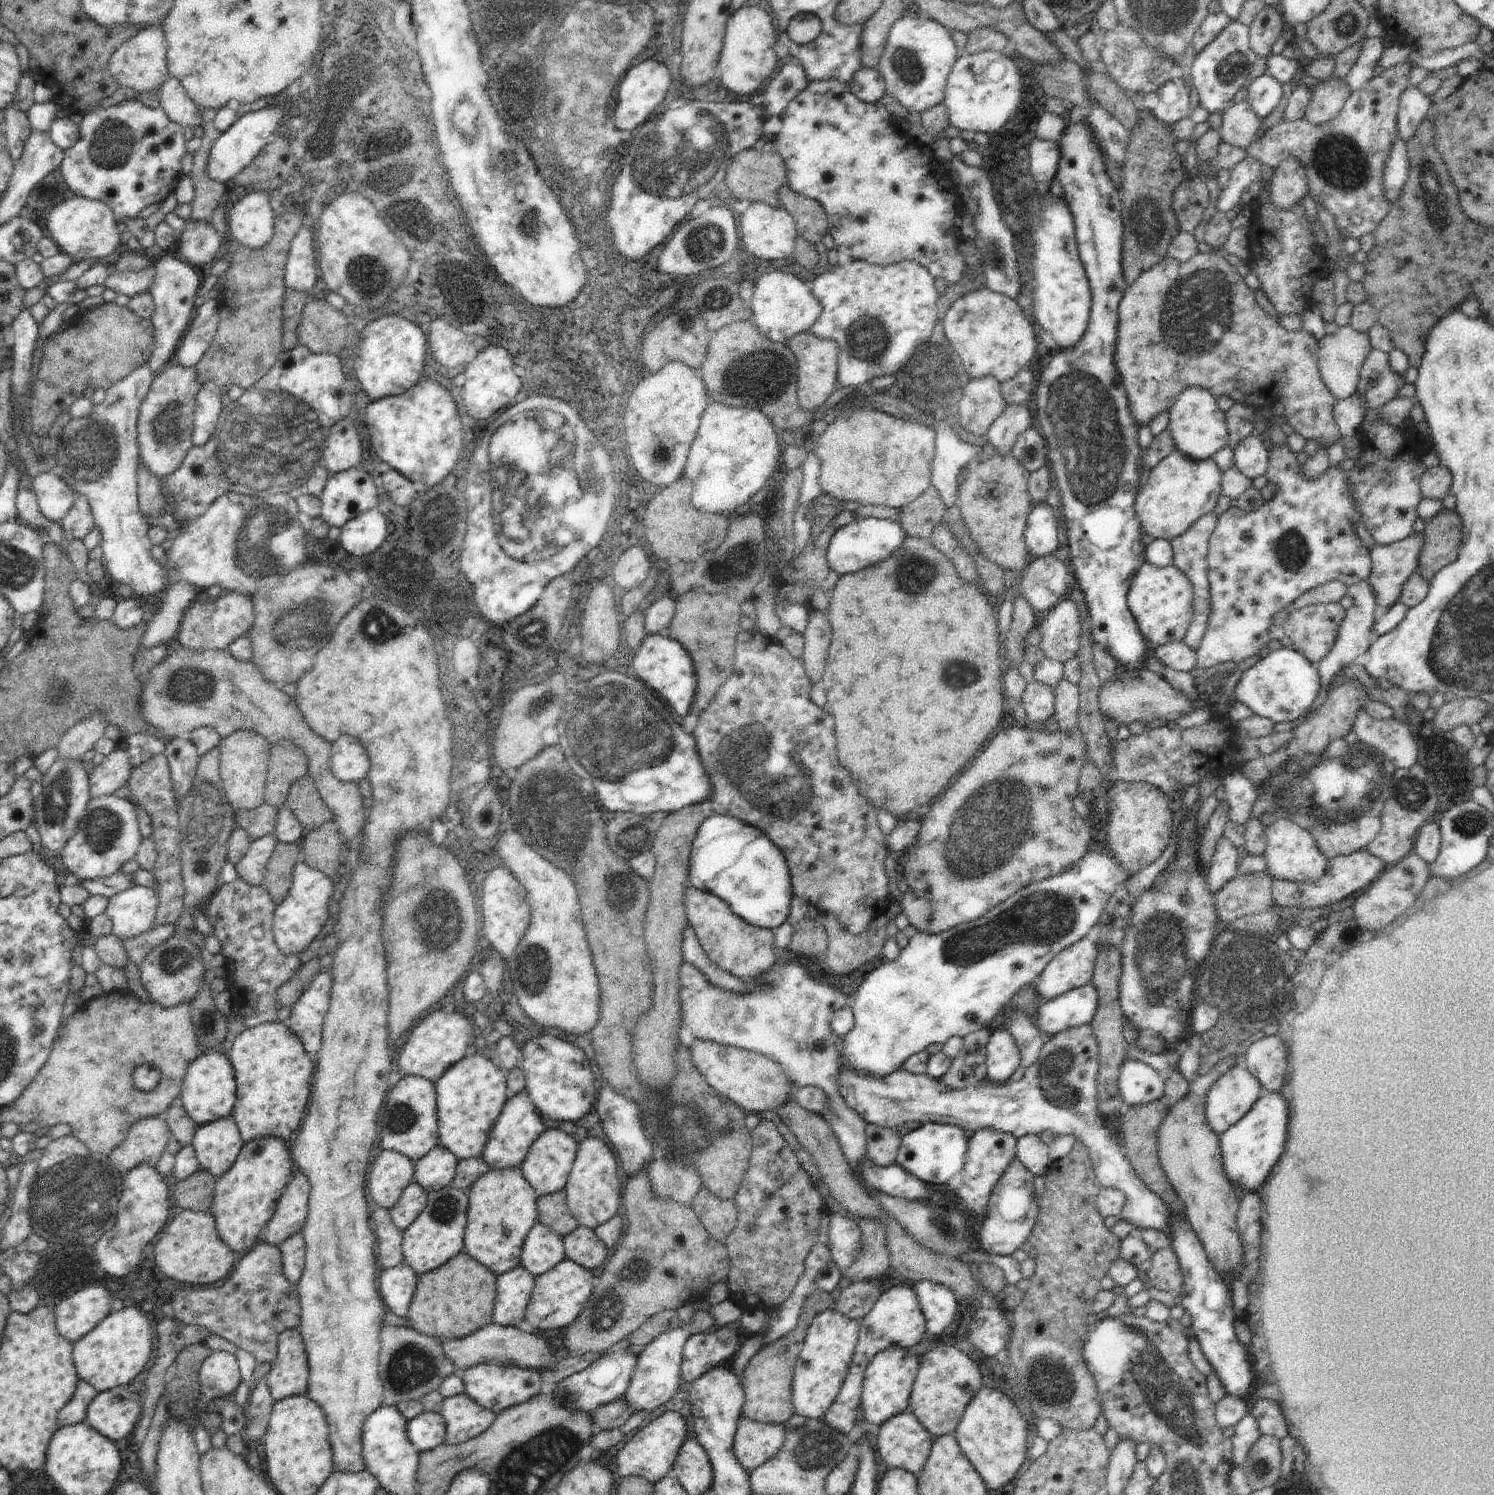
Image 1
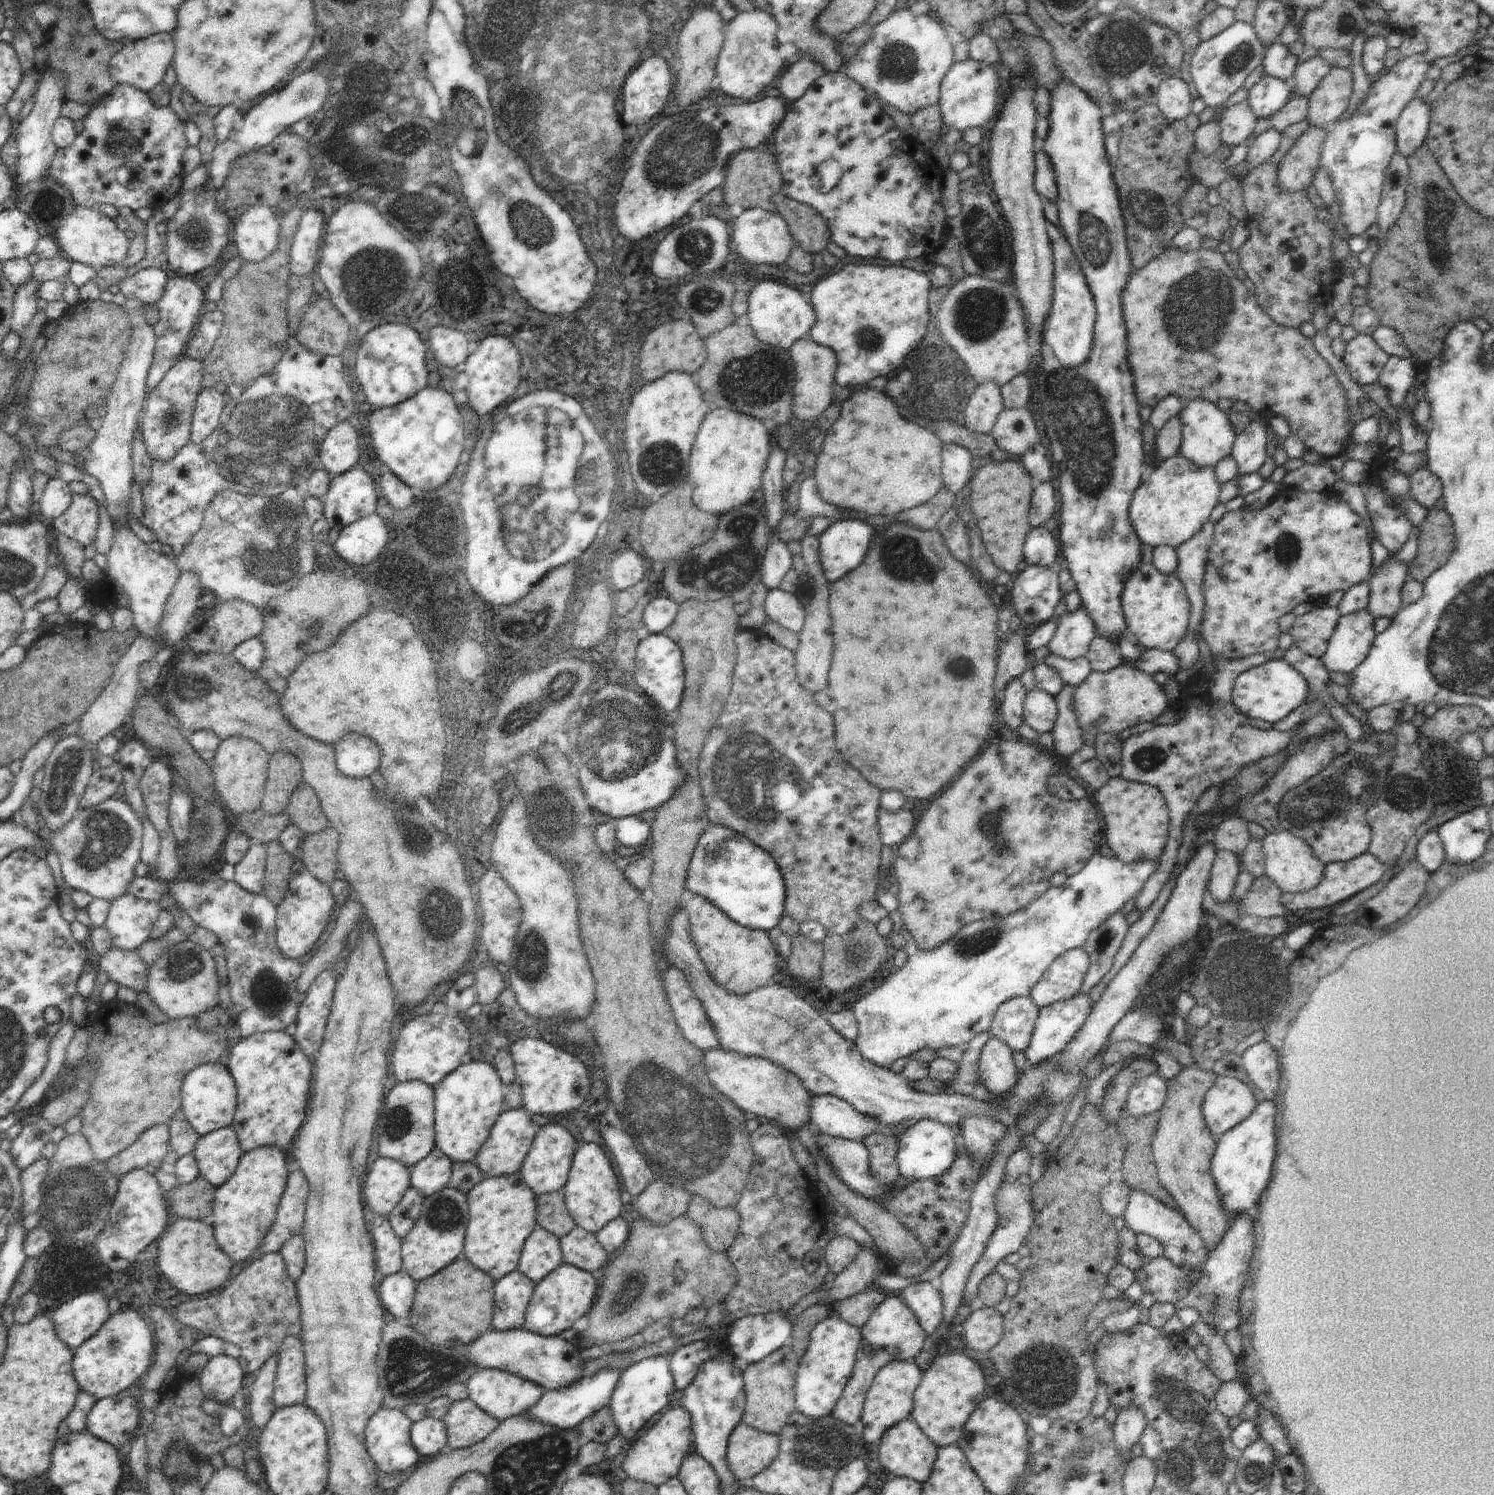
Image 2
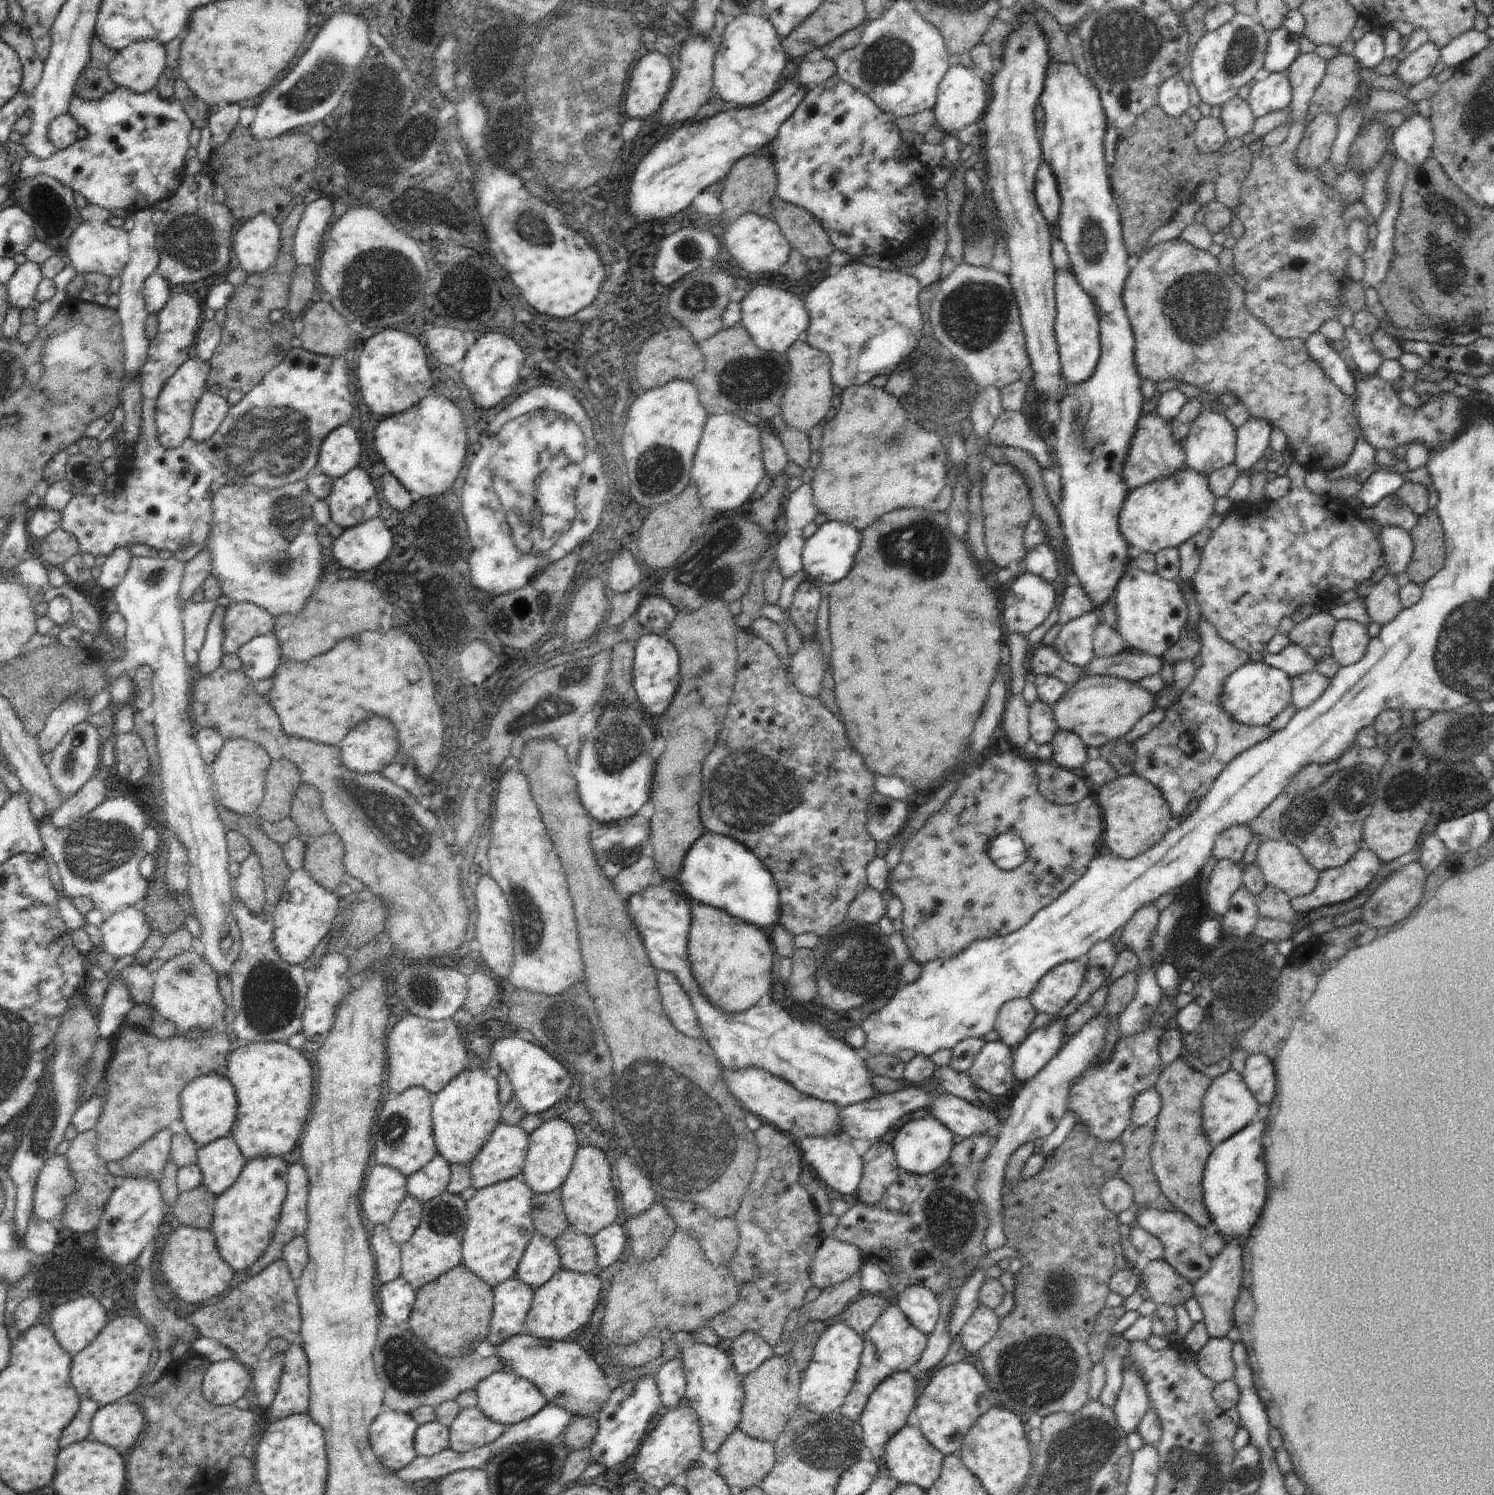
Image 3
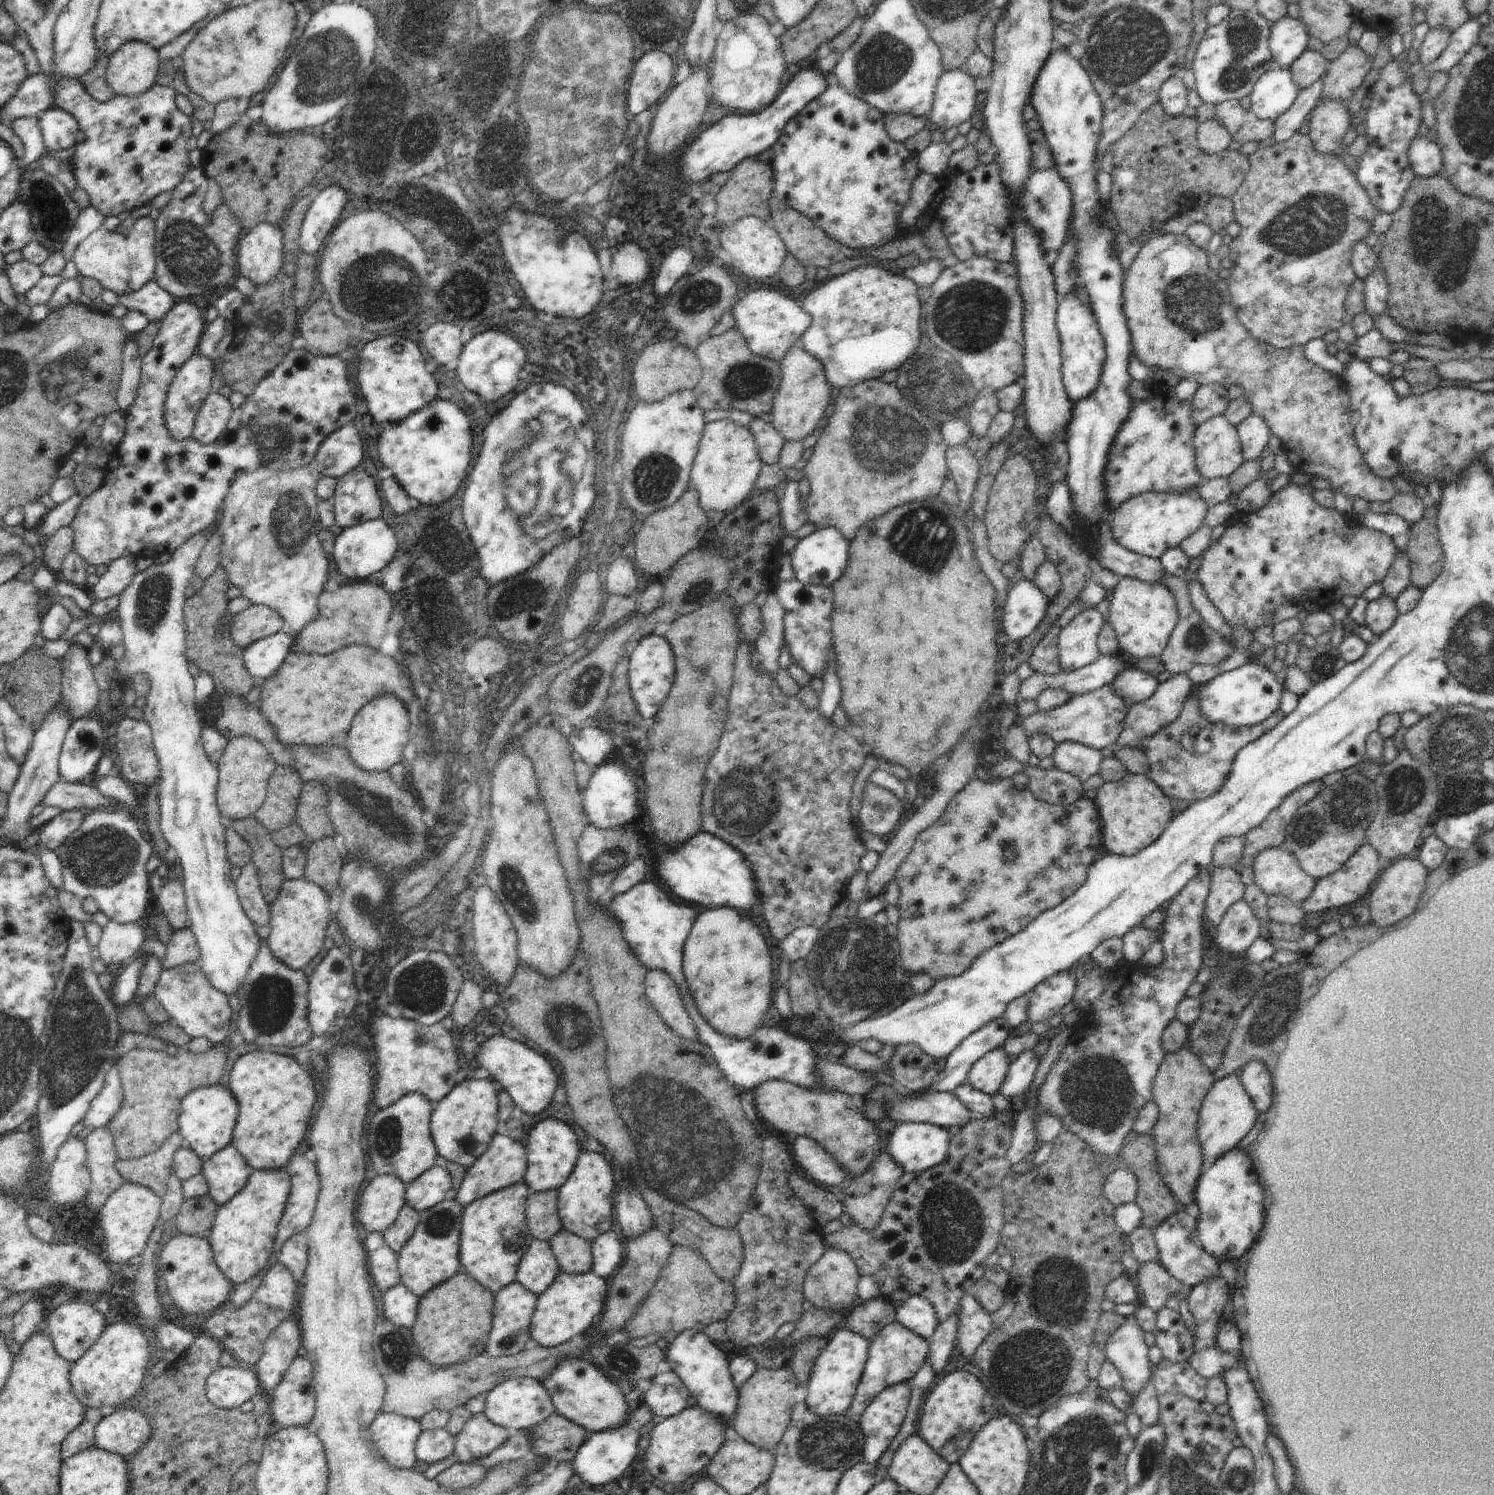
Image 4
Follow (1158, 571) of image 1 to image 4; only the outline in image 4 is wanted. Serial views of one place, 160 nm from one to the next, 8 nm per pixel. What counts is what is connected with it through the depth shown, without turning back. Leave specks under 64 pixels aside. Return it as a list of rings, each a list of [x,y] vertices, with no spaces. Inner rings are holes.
[[[1122,577],[1109,594],[1106,622],[1113,626],[1120,654],[1136,658],[1158,657],[1166,648],[1177,625],[1179,610],[1174,593],[1164,583],[1149,583],[1136,577]]]

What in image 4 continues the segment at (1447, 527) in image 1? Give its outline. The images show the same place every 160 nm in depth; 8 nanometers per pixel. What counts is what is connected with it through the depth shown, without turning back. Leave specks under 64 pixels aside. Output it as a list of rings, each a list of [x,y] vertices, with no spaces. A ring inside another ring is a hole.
[[[1426,505],[1420,522],[1412,525],[1403,544],[1411,566],[1411,584],[1424,590],[1441,573],[1444,557],[1437,527],[1438,506]]]

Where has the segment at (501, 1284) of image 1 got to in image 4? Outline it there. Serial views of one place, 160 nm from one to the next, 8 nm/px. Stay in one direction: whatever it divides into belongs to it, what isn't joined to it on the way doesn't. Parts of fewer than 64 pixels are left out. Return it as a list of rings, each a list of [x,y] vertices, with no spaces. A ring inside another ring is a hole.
[[[514,1280],[495,1294],[493,1323],[487,1342],[488,1354],[492,1358],[507,1357],[523,1351],[530,1340],[531,1316],[537,1305],[537,1294],[528,1290],[522,1283]]]

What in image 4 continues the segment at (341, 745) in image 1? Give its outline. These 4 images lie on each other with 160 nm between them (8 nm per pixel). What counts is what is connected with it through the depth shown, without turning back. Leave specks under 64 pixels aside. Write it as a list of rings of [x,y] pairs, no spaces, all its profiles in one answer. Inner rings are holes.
[[[386,693],[374,697],[366,706],[358,711],[354,717],[343,747],[348,749],[352,760],[365,771],[384,772],[392,768],[397,762],[403,761],[402,752],[410,740],[410,714],[407,706],[394,694]]]

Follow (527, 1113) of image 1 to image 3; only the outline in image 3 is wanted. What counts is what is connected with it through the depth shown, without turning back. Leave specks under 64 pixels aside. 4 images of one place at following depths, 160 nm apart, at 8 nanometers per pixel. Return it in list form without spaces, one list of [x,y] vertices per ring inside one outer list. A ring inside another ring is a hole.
[[[504,1122],[498,1123],[478,1156],[469,1165],[473,1186],[462,1191],[459,1194],[460,1198],[466,1202],[477,1190],[510,1180],[512,1177],[520,1177],[525,1167],[528,1143],[529,1135],[518,1125],[512,1126]]]

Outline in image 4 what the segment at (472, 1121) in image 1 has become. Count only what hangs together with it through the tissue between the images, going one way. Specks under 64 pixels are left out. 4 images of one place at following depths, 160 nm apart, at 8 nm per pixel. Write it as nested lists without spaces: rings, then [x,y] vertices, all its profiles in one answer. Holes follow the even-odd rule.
[[[466,1078],[434,1105],[431,1135],[440,1158],[469,1169],[486,1152],[498,1132],[498,1090],[499,1087],[489,1078]]]

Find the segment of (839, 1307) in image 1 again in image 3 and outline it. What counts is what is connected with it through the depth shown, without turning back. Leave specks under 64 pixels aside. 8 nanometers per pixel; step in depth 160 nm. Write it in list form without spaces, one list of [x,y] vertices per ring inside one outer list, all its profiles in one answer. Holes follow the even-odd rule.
[[[861,1294],[834,1318],[834,1322],[845,1322],[852,1330],[864,1336],[889,1306],[890,1300],[883,1294]]]

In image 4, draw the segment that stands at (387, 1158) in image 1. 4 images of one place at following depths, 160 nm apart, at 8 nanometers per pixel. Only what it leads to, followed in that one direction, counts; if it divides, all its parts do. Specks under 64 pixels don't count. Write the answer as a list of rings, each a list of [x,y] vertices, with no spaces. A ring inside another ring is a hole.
[[[377,1175],[366,1188],[362,1196],[360,1196],[360,1206],[356,1210],[356,1220],[358,1224],[362,1224],[368,1233],[384,1234],[391,1224],[394,1224],[400,1209],[406,1205],[405,1201],[405,1185],[399,1177],[394,1175]]]

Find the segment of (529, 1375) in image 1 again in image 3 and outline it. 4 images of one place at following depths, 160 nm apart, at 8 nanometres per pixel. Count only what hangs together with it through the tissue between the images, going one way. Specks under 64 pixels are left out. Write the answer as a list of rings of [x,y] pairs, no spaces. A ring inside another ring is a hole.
[[[512,1370],[495,1372],[478,1383],[477,1406],[490,1419],[505,1425],[515,1425],[537,1415],[549,1402],[540,1389],[527,1378]]]

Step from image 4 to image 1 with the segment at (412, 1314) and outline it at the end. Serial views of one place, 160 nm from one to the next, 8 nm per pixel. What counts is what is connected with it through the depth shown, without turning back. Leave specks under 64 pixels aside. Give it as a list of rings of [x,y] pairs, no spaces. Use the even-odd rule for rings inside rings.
[[[404,1262],[383,1271],[380,1276],[380,1294],[386,1308],[402,1318],[407,1317],[417,1278],[416,1272]]]

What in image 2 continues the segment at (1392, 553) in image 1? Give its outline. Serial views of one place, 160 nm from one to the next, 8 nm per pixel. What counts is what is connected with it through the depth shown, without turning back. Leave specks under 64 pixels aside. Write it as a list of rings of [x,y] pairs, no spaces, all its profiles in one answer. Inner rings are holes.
[[[1392,557],[1369,578],[1371,589],[1367,609],[1375,619],[1393,618],[1401,608],[1401,590],[1406,583],[1409,563],[1397,562]]]

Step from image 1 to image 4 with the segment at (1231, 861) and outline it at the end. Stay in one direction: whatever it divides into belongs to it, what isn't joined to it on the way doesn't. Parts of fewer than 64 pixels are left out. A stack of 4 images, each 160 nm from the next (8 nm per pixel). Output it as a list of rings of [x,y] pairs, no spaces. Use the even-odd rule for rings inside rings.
[[[1216,867],[1211,874],[1204,917],[1217,927],[1230,905],[1243,898],[1245,888],[1240,873],[1235,868]]]

